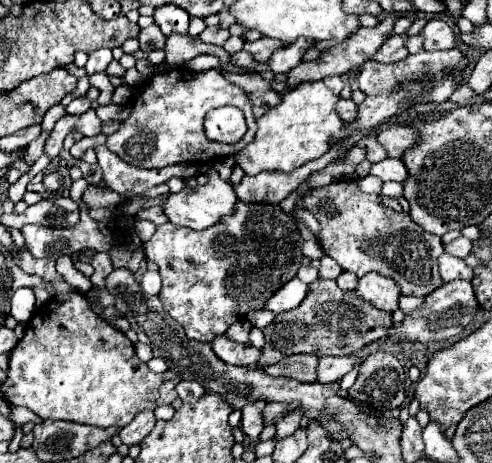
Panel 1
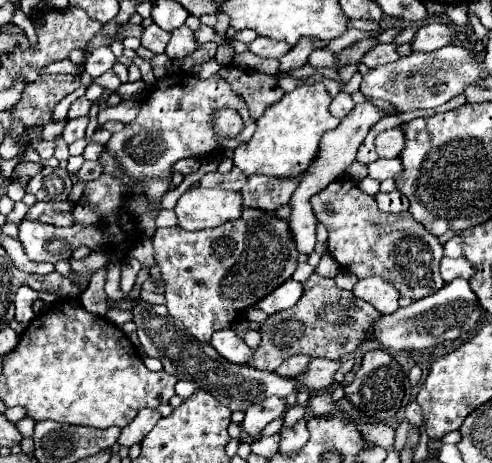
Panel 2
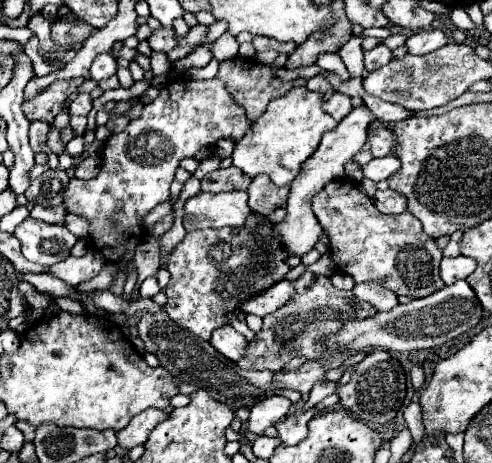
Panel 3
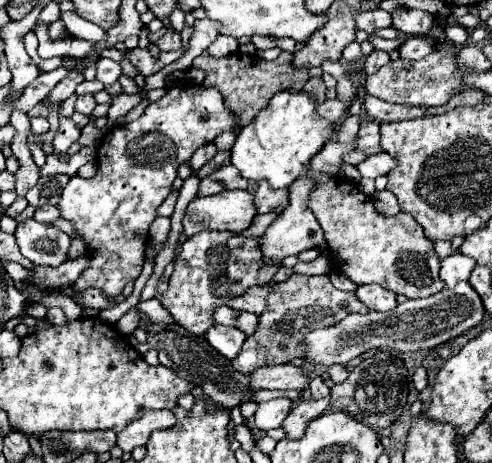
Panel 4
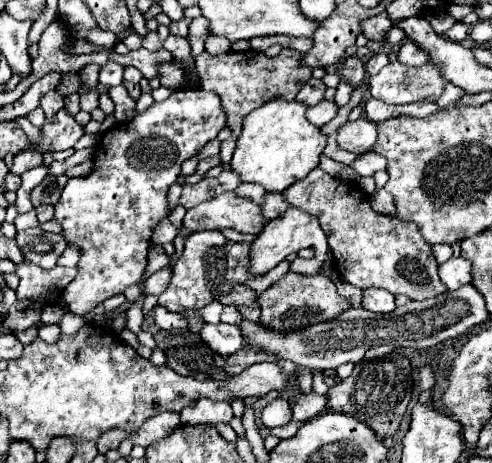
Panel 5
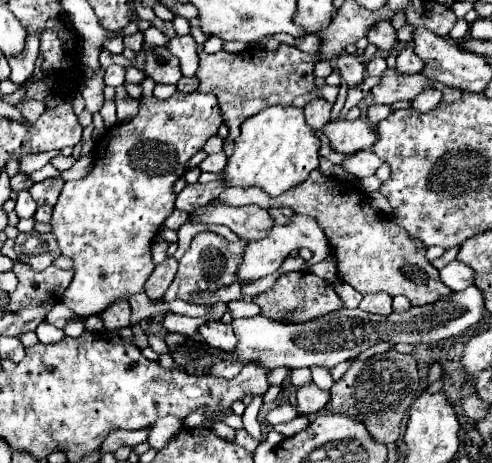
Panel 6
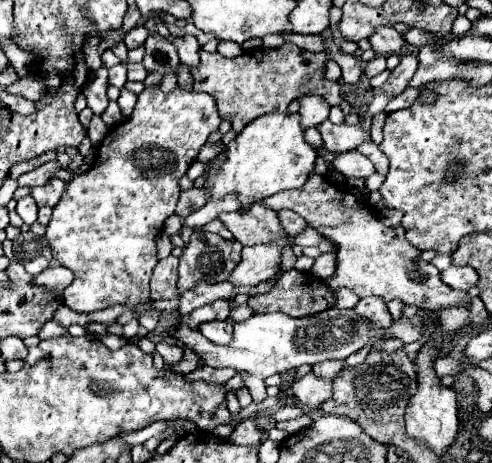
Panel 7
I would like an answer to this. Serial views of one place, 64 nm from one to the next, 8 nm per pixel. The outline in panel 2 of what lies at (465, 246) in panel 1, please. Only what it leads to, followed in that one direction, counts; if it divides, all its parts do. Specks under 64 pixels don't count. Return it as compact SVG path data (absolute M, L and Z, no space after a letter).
M454 236L452 240L448 240L444 244L444 256L450 256L450 258L458 258L464 254L464 242L460 240L460 236Z

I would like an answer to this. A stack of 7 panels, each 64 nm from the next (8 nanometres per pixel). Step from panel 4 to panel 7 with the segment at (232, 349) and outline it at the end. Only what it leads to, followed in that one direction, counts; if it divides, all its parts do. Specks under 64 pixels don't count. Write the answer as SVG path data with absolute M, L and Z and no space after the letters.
M220 320L204 322L198 330L214 344L230 344L232 342L232 324L230 322L220 322Z

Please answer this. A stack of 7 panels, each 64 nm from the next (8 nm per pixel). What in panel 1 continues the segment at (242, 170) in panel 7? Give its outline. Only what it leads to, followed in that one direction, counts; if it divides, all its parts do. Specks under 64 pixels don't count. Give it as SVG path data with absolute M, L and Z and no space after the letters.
M300 82L276 108L270 108L258 118L258 132L252 144L236 154L236 164L240 164L246 174L254 176L262 170L292 172L304 162L320 158L330 150L332 140L342 140L348 132L348 126L344 126L344 120L334 110L338 100L340 98L334 96L324 82Z

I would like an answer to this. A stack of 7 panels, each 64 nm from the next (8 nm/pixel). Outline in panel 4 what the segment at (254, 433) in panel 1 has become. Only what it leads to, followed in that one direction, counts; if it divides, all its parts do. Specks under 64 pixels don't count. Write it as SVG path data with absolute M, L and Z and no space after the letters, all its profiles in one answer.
M276 398L276 400L268 400L258 404L258 410L254 414L254 426L258 430L270 430L270 428L278 428L284 418L290 412L292 402L288 398Z

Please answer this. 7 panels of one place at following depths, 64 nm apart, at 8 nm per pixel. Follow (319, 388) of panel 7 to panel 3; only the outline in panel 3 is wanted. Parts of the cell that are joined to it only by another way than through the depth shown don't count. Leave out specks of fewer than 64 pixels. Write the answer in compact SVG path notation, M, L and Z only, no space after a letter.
M332 394L332 396L324 398L322 402L318 402L314 408L310 408L310 410L306 410L306 412L292 410L292 412L286 416L286 420L284 420L282 424L278 424L278 436L280 436L282 444L284 444L284 446L300 444L300 442L308 436L308 428L306 428L308 420L314 418L320 410L330 408L330 406L334 406L334 404L338 404L338 394Z

